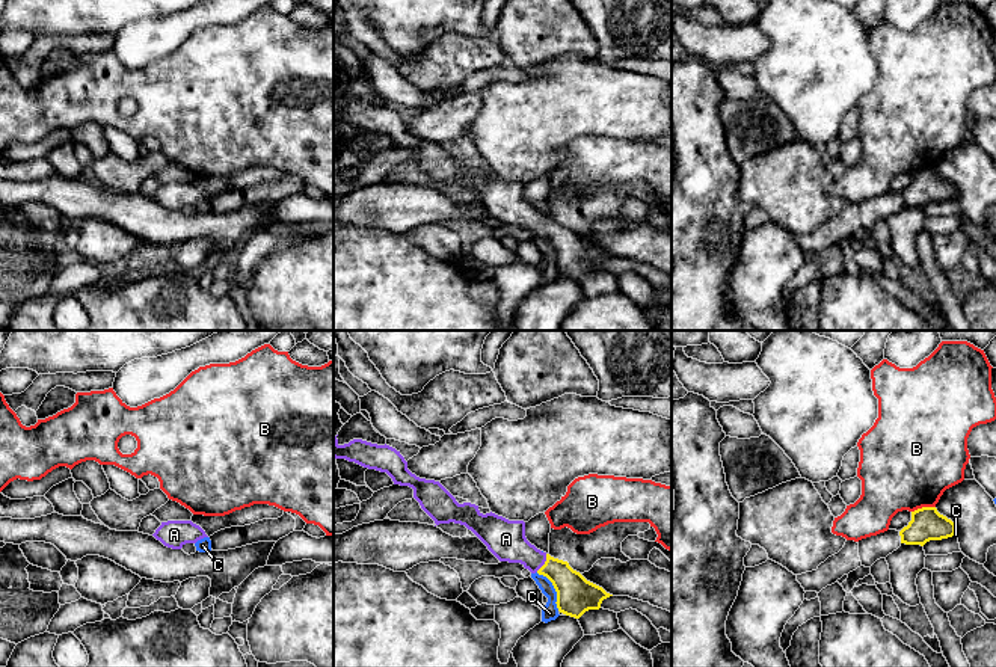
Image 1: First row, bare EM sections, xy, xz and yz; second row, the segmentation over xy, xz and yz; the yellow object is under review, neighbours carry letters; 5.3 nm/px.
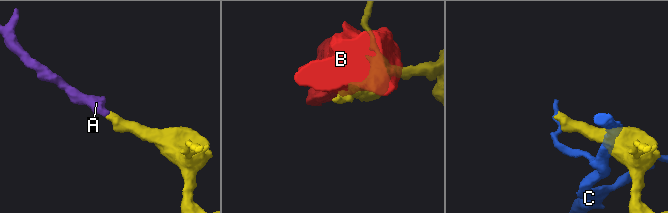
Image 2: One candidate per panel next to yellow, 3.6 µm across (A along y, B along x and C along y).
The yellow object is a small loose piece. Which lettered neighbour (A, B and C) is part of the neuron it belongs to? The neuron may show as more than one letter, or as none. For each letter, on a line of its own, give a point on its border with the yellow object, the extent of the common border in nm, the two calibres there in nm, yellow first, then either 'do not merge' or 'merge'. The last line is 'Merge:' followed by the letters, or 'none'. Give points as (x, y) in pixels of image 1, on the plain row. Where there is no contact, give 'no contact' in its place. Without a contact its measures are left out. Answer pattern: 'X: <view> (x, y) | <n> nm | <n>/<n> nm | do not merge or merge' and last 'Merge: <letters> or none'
A: xz (545, 225) | 110 nm | 200/220 nm | merge
B: yz (922, 169) | 130 nm | 180/500 nm | do not merge
C: xz (554, 249) | 240 nm | 200/80 nm | do not merge
Merge: A

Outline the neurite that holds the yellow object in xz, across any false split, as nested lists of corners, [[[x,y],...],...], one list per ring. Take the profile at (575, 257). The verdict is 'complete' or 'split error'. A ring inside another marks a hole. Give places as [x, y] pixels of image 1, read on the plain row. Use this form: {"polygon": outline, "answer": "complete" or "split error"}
{"polygon": [[[334,98],[334,119],[386,134],[394,146],[413,151],[413,160],[436,187],[450,184],[465,187],[500,223],[521,225],[531,235],[546,238],[557,254],[557,270],[566,278],[579,281],[589,272],[599,272],[602,263],[613,258],[587,243],[567,223],[531,207],[525,199],[524,183],[509,183],[492,174],[483,177],[478,168],[471,164],[459,166],[439,143],[412,136],[400,113],[386,106],[353,101],[340,107]]], "answer": "split error"}

